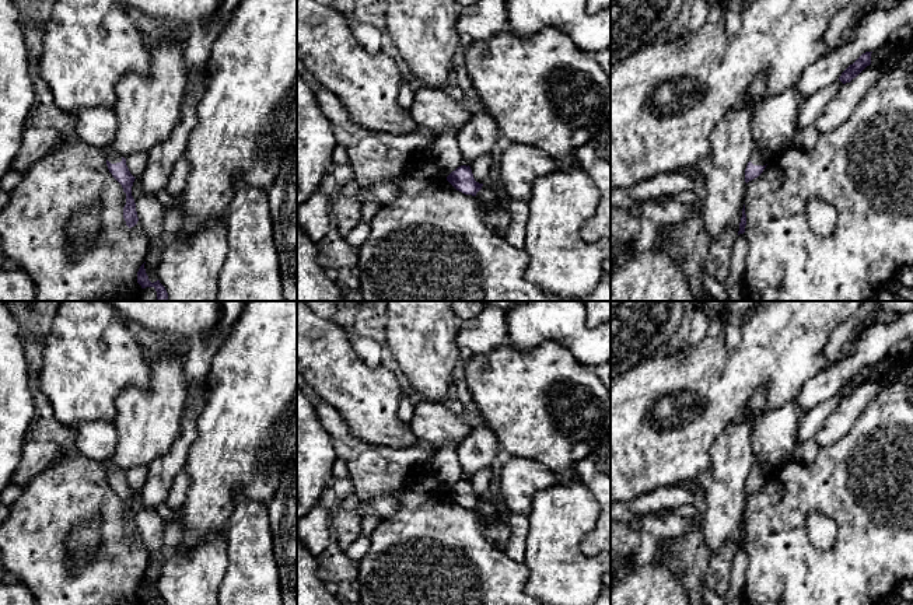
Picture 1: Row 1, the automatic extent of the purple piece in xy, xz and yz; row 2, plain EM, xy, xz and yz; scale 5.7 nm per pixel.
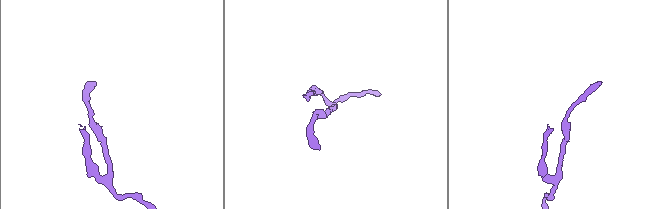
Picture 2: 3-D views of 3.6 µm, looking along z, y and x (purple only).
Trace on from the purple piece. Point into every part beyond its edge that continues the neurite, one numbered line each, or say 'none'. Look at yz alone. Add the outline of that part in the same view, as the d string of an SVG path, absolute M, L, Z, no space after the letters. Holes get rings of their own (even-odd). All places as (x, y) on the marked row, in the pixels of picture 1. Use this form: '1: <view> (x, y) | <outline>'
1: yz (759, 157) | M756 148L749 161L753 164L753 165L766 165L769 161L770 161L770 154L766 151L766 150L762 150L762 148Z

